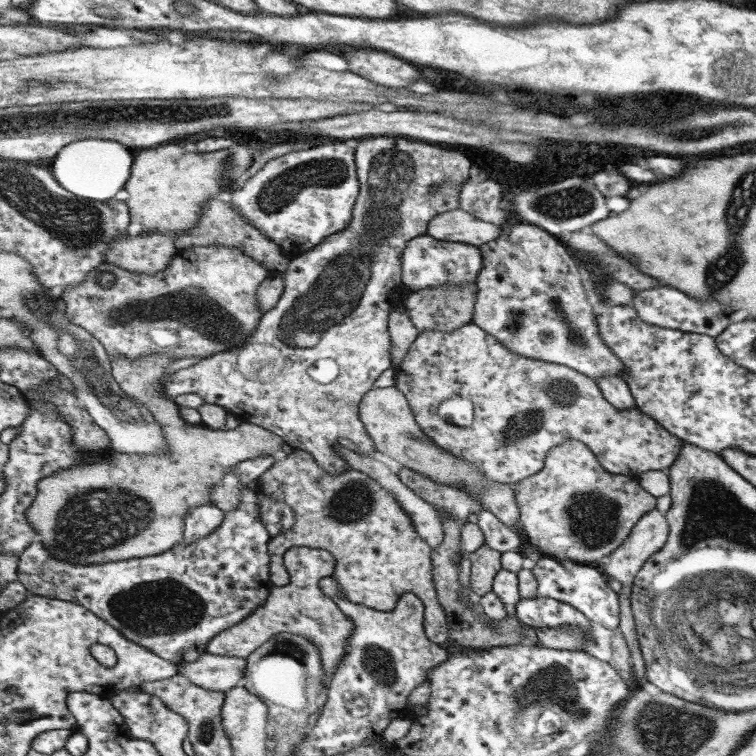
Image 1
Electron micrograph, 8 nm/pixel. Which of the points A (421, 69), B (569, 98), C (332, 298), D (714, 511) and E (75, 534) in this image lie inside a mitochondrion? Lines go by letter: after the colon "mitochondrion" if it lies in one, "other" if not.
A: other
B: other
C: mitochondrion
D: mitochondrion
E: mitochondrion

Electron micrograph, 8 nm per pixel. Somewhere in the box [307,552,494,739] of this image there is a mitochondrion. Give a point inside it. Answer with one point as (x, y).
(387, 668)

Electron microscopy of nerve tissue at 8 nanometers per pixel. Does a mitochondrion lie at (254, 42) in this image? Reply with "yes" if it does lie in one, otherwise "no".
no

